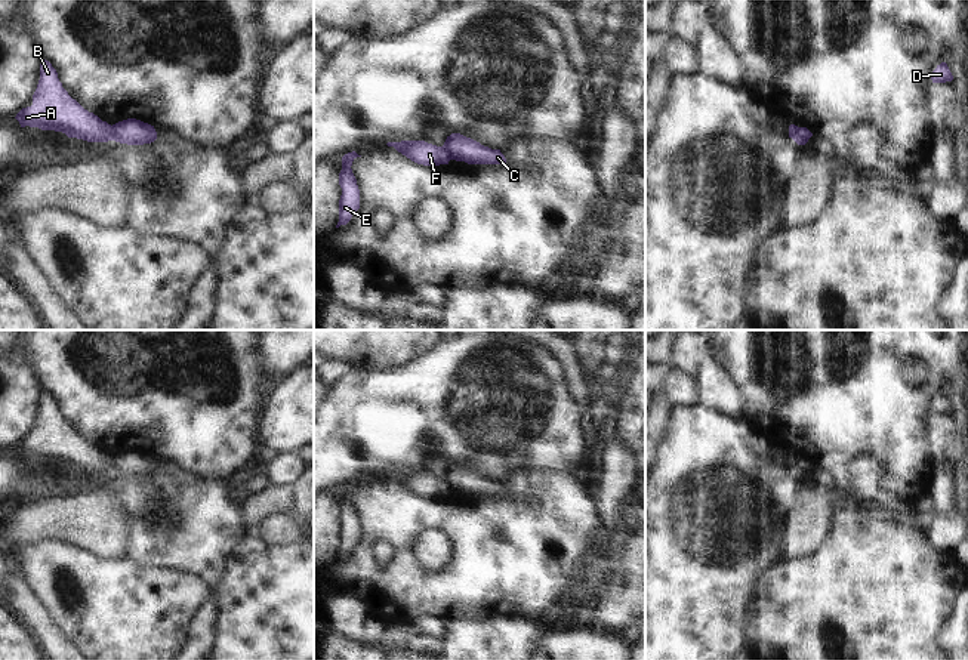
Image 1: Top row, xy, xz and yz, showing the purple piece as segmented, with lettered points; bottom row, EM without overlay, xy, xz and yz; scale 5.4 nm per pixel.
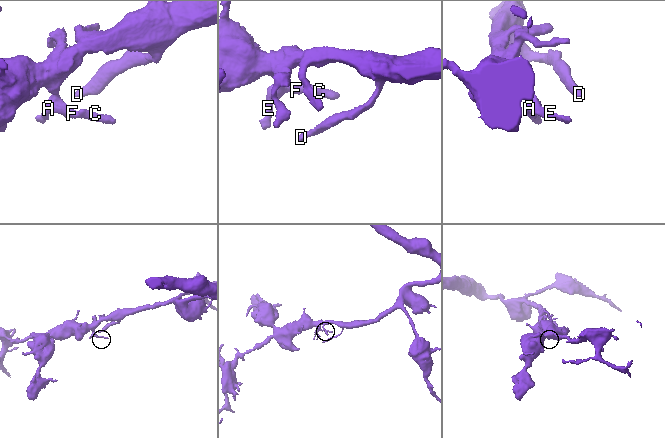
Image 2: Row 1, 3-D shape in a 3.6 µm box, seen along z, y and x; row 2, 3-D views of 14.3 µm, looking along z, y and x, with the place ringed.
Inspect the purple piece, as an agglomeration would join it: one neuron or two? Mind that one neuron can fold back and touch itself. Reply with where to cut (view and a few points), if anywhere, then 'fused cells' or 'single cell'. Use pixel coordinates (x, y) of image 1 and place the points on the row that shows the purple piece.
xy (110, 126), (114, 139) | fused cells

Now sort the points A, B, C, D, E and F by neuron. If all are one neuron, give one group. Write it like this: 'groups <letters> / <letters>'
groups A B D E F / C

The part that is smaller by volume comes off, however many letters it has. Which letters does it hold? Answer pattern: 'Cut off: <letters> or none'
Cut off: C.

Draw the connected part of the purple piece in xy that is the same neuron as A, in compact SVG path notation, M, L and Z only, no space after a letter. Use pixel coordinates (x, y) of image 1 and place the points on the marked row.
M46 59L40 64L40 80L33 95L33 105L15 117L21 127L62 132L68 138L87 142L114 141L111 124L84 110L62 87L56 70Z

